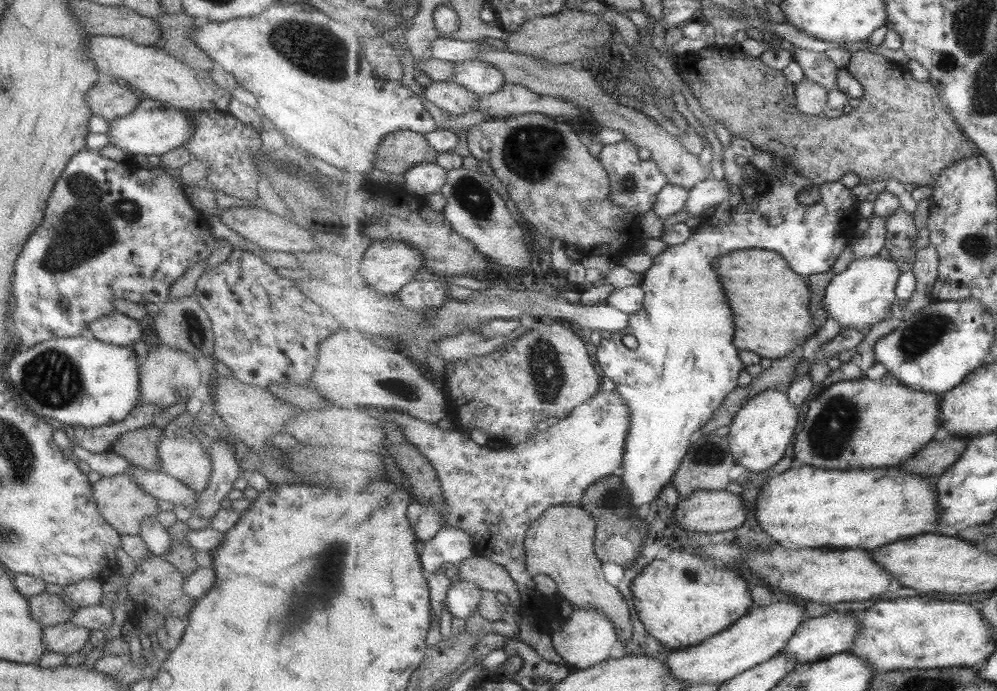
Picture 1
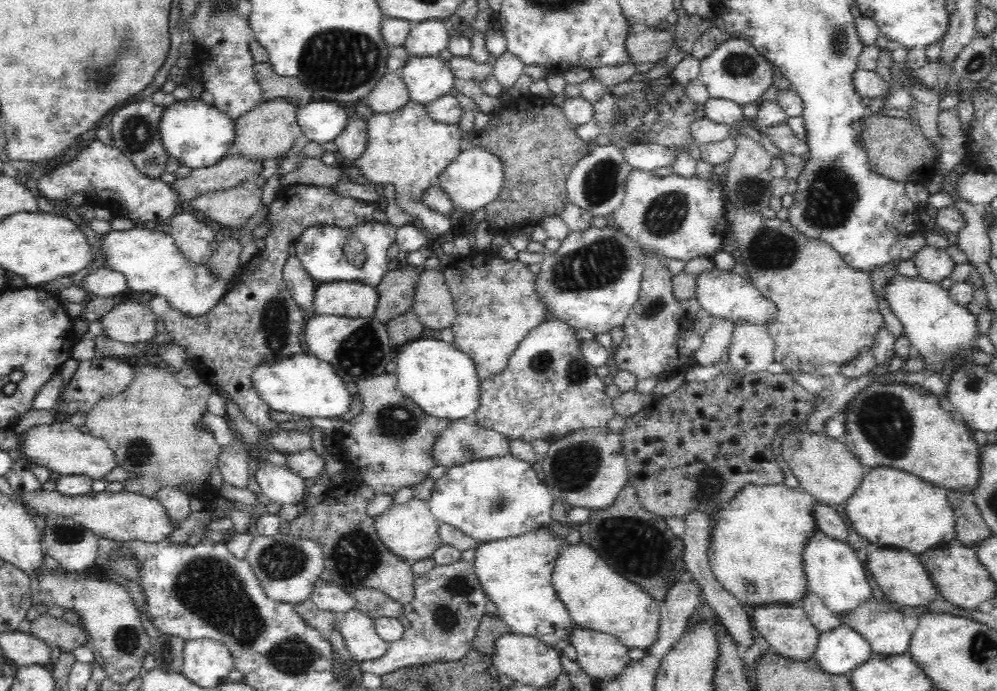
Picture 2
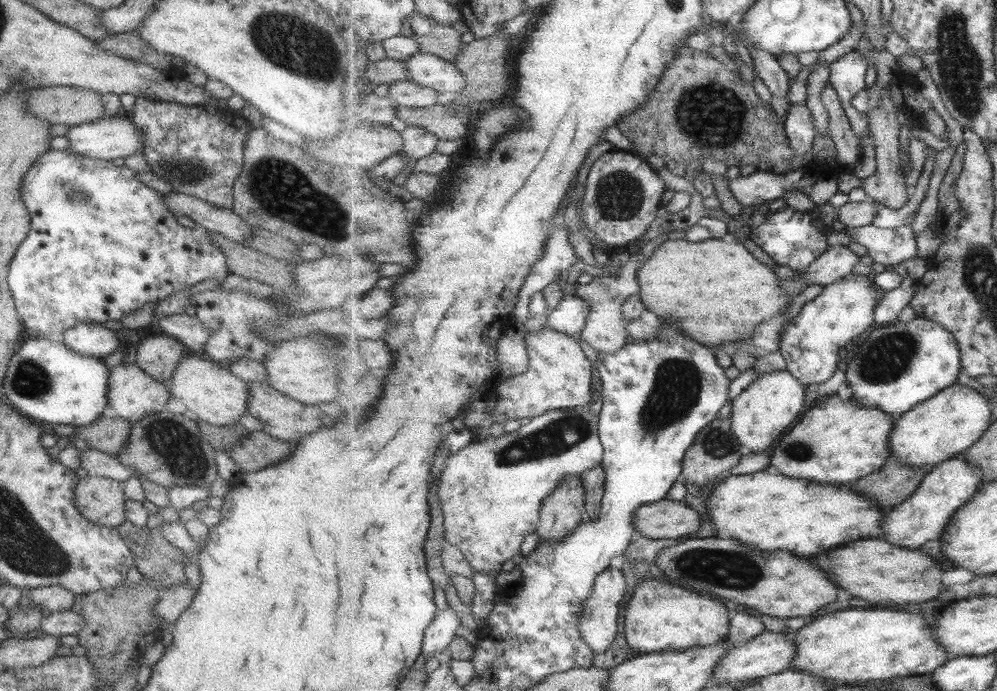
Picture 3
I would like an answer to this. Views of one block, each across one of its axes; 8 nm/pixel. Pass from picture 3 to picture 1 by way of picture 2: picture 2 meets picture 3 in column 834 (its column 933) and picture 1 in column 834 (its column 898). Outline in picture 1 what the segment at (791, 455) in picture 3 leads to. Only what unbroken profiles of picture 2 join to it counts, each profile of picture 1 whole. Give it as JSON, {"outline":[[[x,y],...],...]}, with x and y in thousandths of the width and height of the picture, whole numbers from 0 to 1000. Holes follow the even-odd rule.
{"outline":[[[895,544],[872,550],[850,550],[824,564],[822,573],[812,580],[812,592],[803,624],[797,637],[797,660],[807,673],[840,682],[870,680],[900,676],[914,666],[936,638],[938,625],[944,618],[945,573],[914,564]]]}

